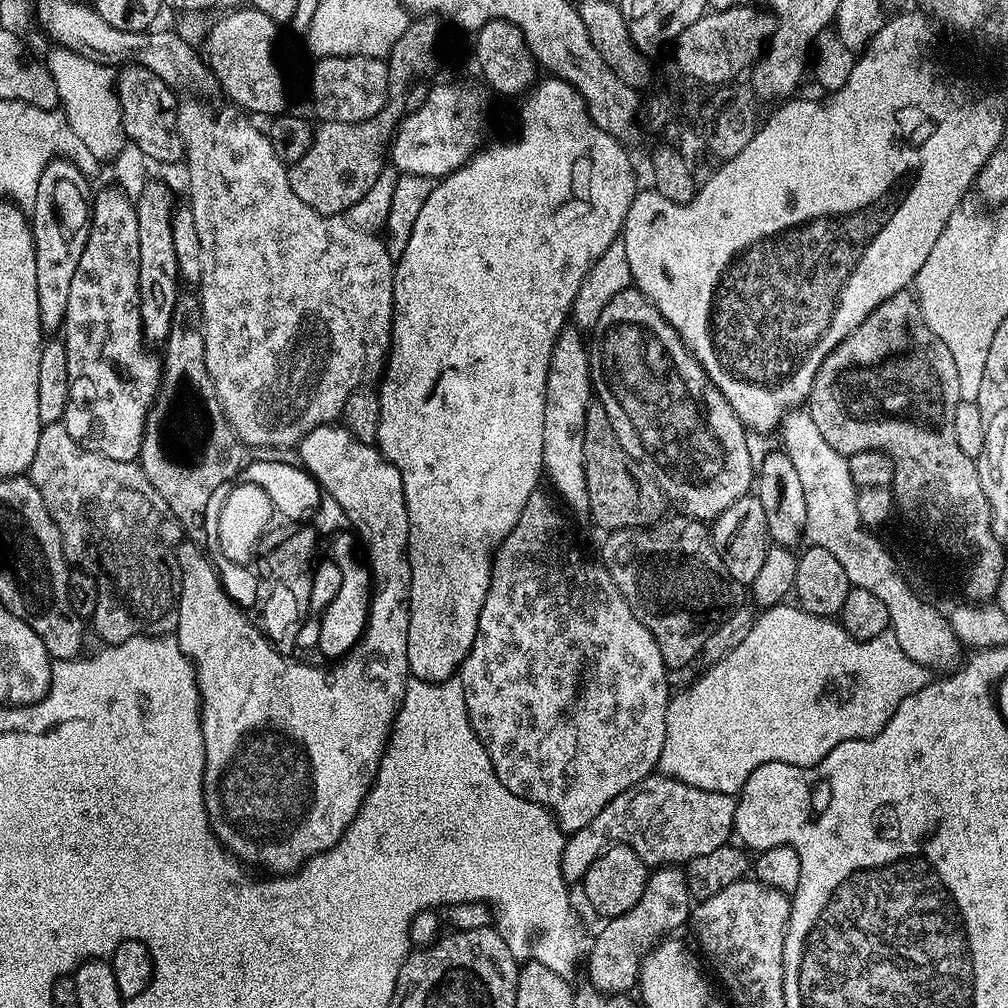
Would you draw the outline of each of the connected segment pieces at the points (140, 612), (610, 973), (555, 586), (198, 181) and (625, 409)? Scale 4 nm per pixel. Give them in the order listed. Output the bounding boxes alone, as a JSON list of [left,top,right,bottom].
[[26,422,182,646],[587,866,694,994],[458,491,669,834],[176,99,394,450],[587,286,754,522]]

